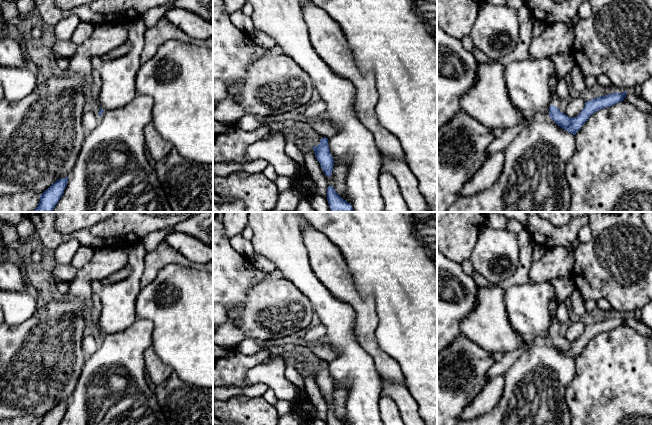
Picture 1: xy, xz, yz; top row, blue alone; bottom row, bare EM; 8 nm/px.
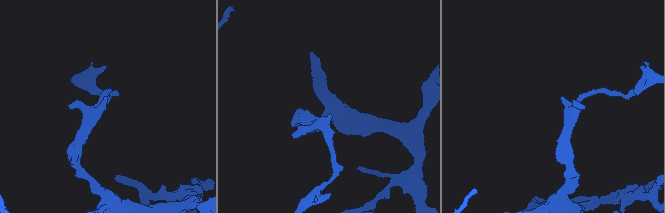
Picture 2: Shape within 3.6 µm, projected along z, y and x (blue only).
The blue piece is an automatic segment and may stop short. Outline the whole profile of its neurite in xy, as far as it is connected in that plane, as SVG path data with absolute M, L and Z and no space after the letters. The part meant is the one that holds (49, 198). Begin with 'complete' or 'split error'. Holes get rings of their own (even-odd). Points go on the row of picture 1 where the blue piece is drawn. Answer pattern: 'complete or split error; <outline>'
complete; M68 178L58 179L40 195L38 206L33 212L53 212L67 186Z

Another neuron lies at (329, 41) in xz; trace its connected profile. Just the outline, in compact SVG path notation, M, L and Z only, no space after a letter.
M314 3L302 7L312 47L337 75L352 82L355 88L354 110L358 120L373 134L381 154L406 162L406 156L396 136L382 127L375 112L378 93L373 74L364 75L358 68L344 32Z

